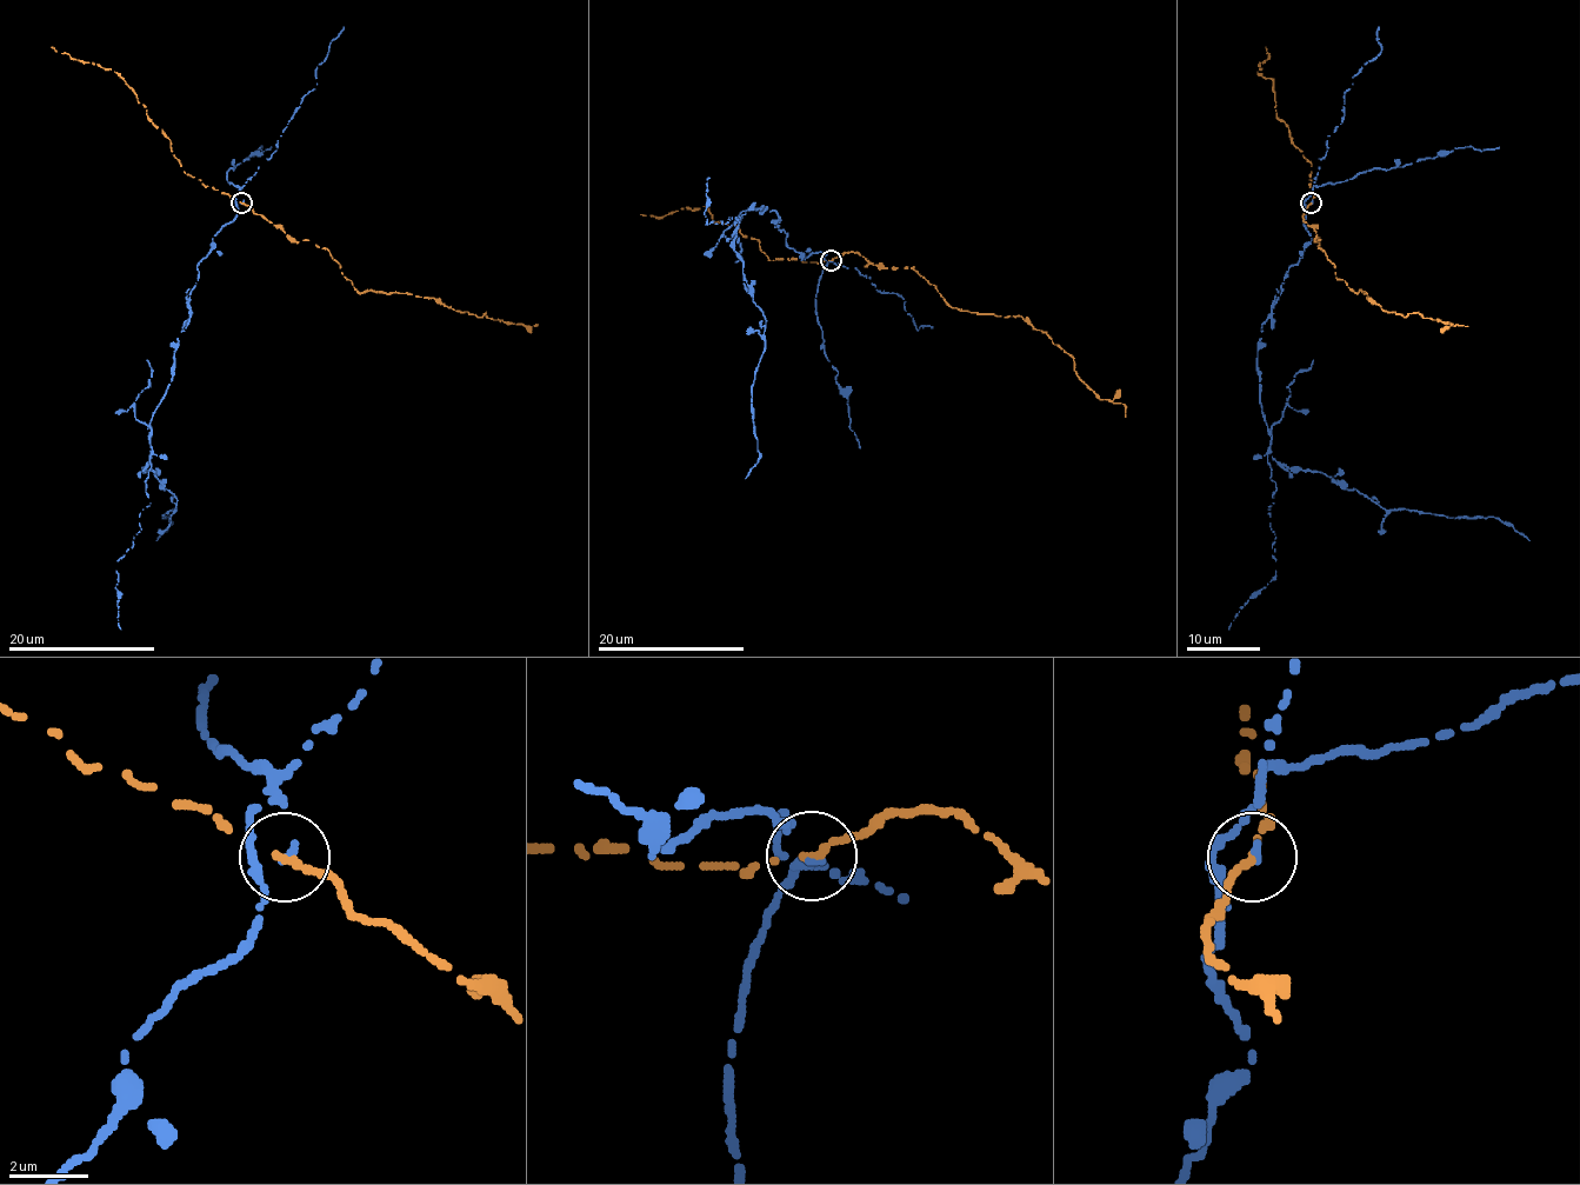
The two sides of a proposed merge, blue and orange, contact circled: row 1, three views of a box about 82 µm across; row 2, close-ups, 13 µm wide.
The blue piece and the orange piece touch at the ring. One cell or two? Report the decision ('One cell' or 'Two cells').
Two cells

